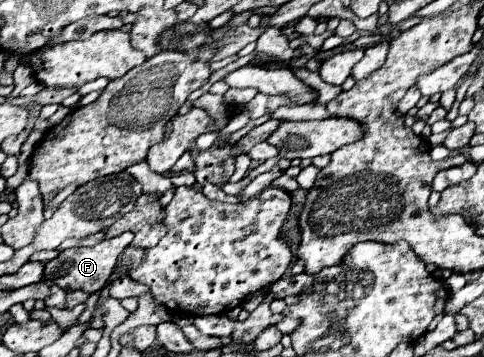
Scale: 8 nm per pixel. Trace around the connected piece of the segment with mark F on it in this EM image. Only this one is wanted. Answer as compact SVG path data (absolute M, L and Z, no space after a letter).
M122 233L120 237L114 237L114 239L104 239L102 243L94 245L94 247L76 247L76 249L66 249L62 251L56 259L48 261L46 267L44 267L44 275L46 279L54 279L64 291L76 291L76 289L82 289L86 293L96 293L100 291L108 277L112 275L114 271L114 265L116 265L116 259L118 255L122 253L124 247L128 247L134 239L134 233Z

